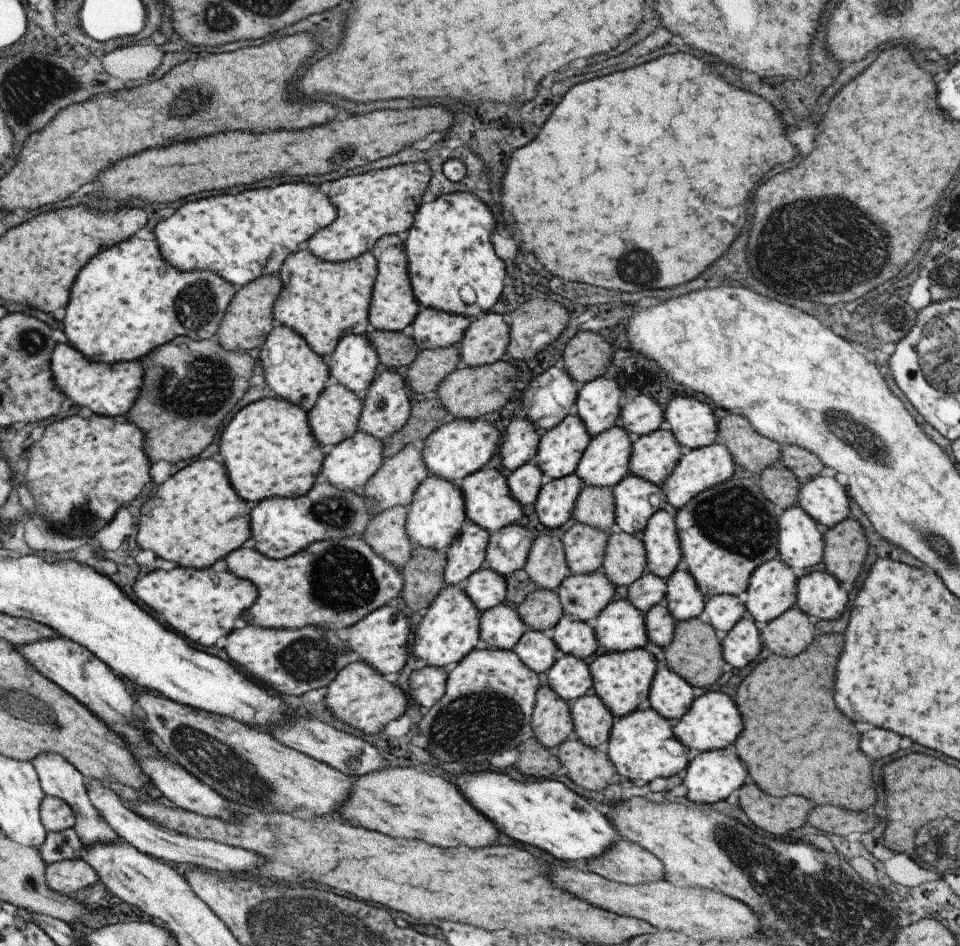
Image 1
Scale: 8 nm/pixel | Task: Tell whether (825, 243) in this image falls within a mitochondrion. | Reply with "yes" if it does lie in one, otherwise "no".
yes

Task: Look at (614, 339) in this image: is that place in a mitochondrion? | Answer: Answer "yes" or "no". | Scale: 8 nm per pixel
no

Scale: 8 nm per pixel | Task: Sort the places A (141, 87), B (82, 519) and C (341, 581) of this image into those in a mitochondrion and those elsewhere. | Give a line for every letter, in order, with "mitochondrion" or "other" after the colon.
A: other
B: mitochondrion
C: mitochondrion

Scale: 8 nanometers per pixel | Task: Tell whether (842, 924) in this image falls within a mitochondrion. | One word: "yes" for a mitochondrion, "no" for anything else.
yes

